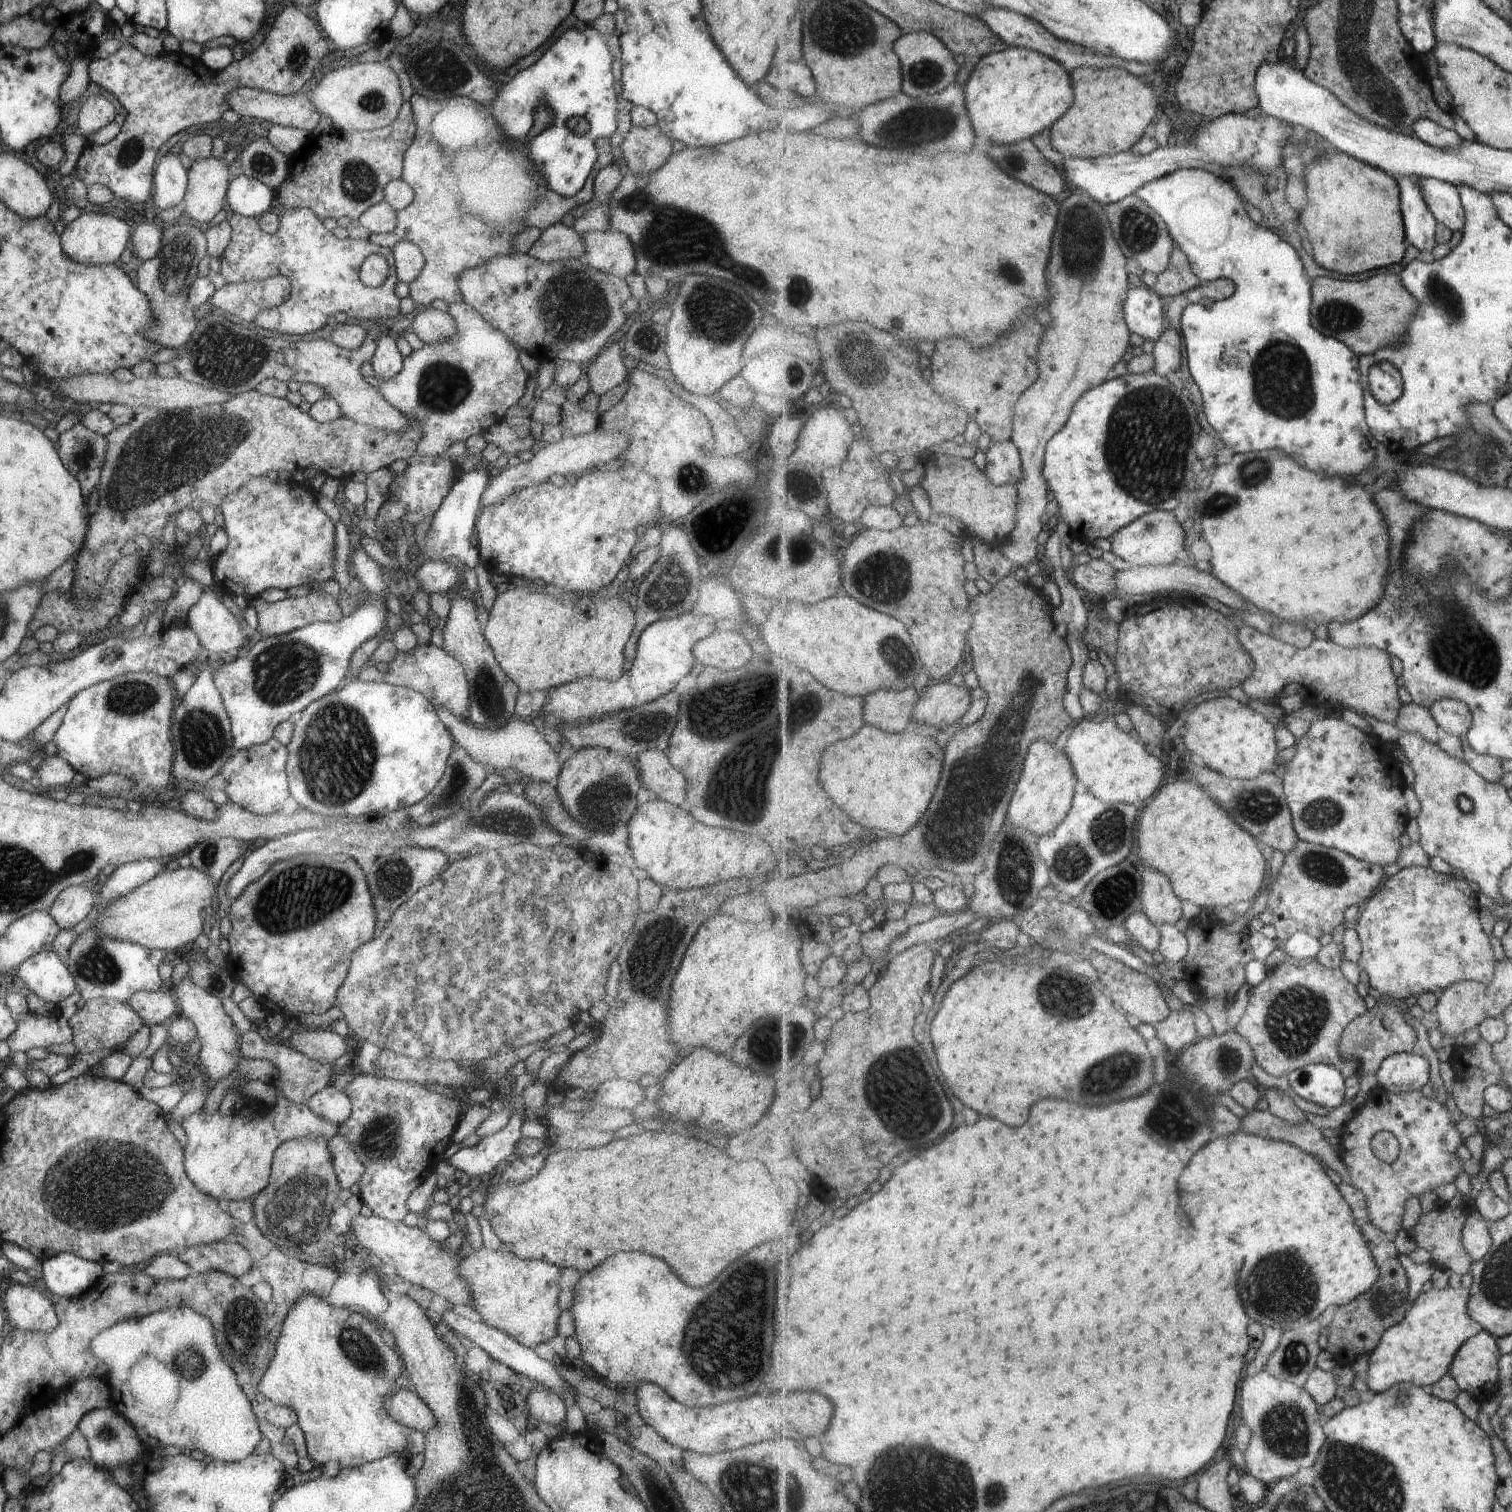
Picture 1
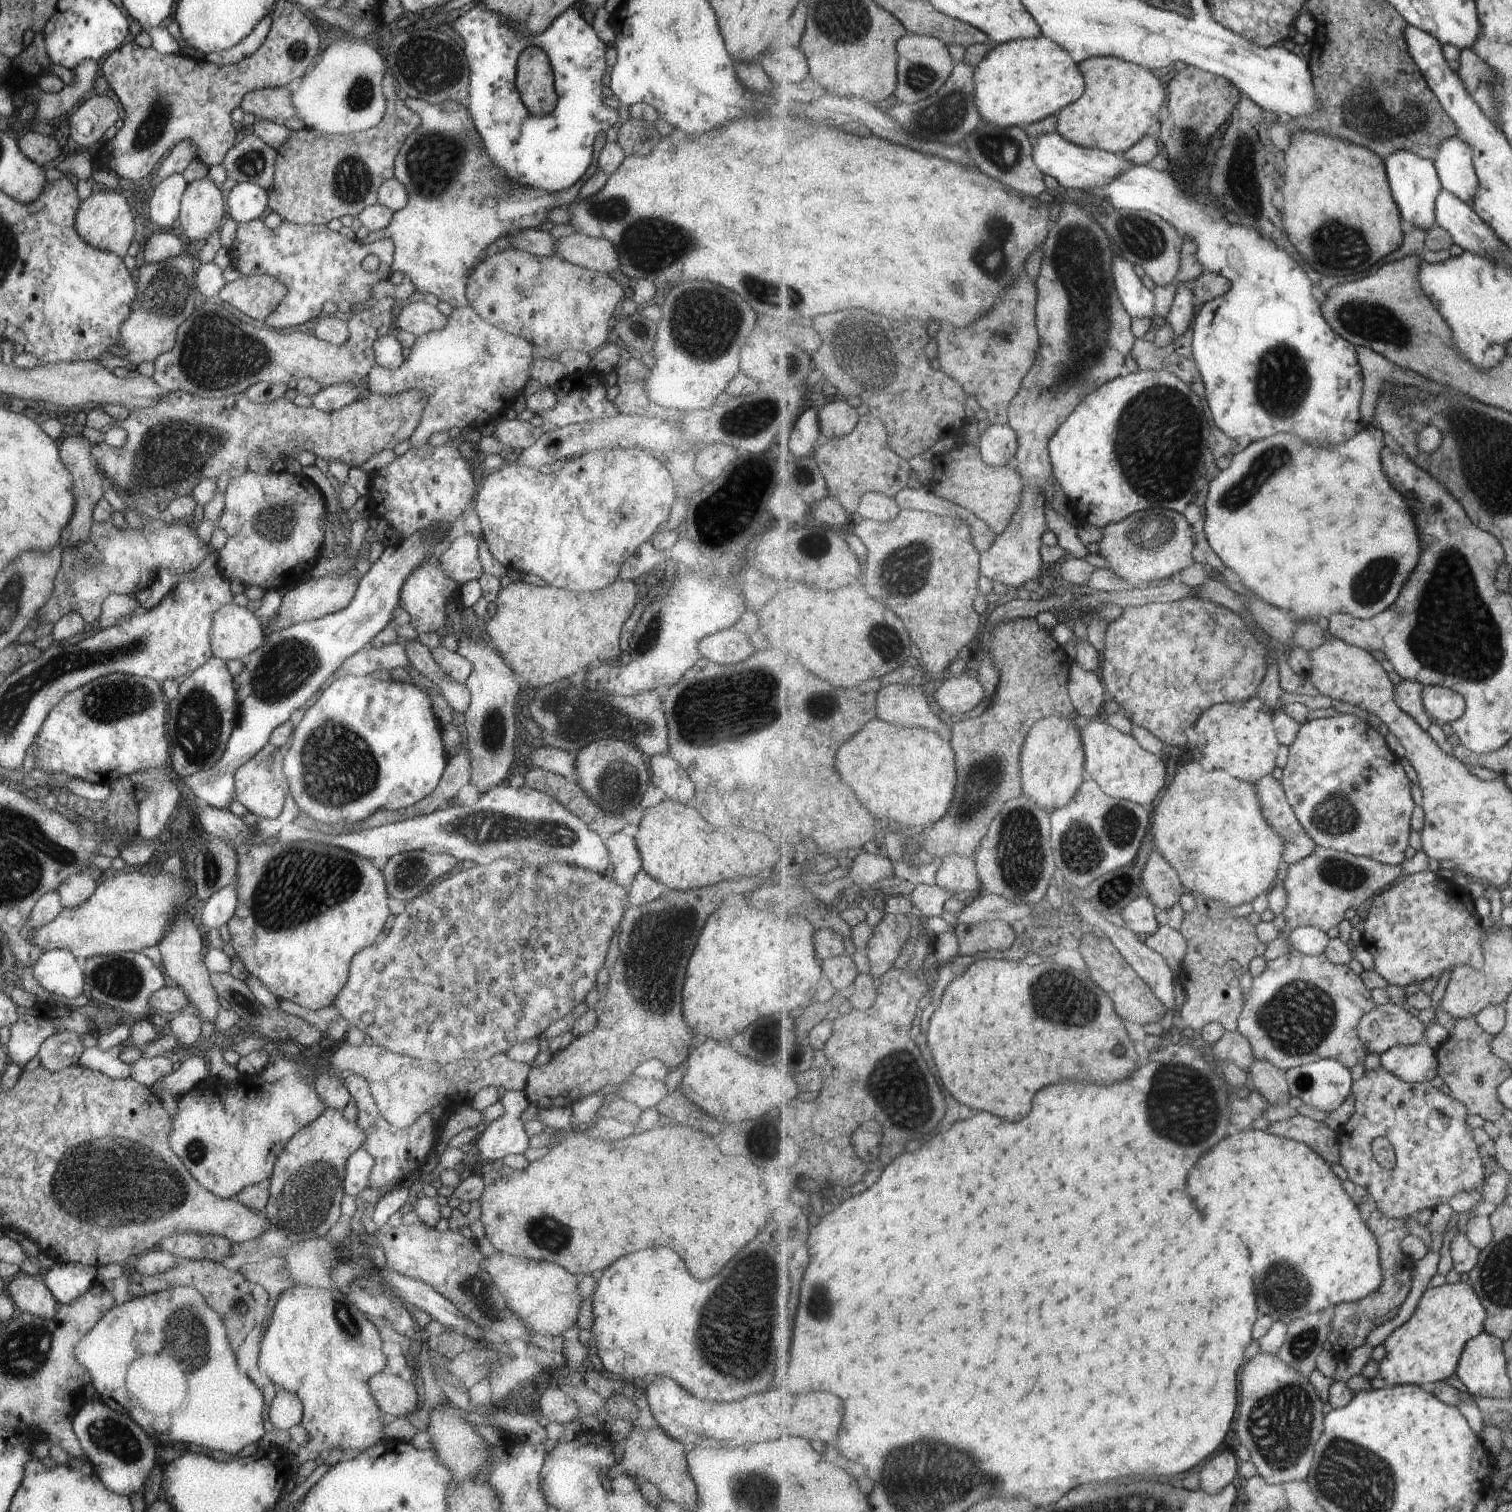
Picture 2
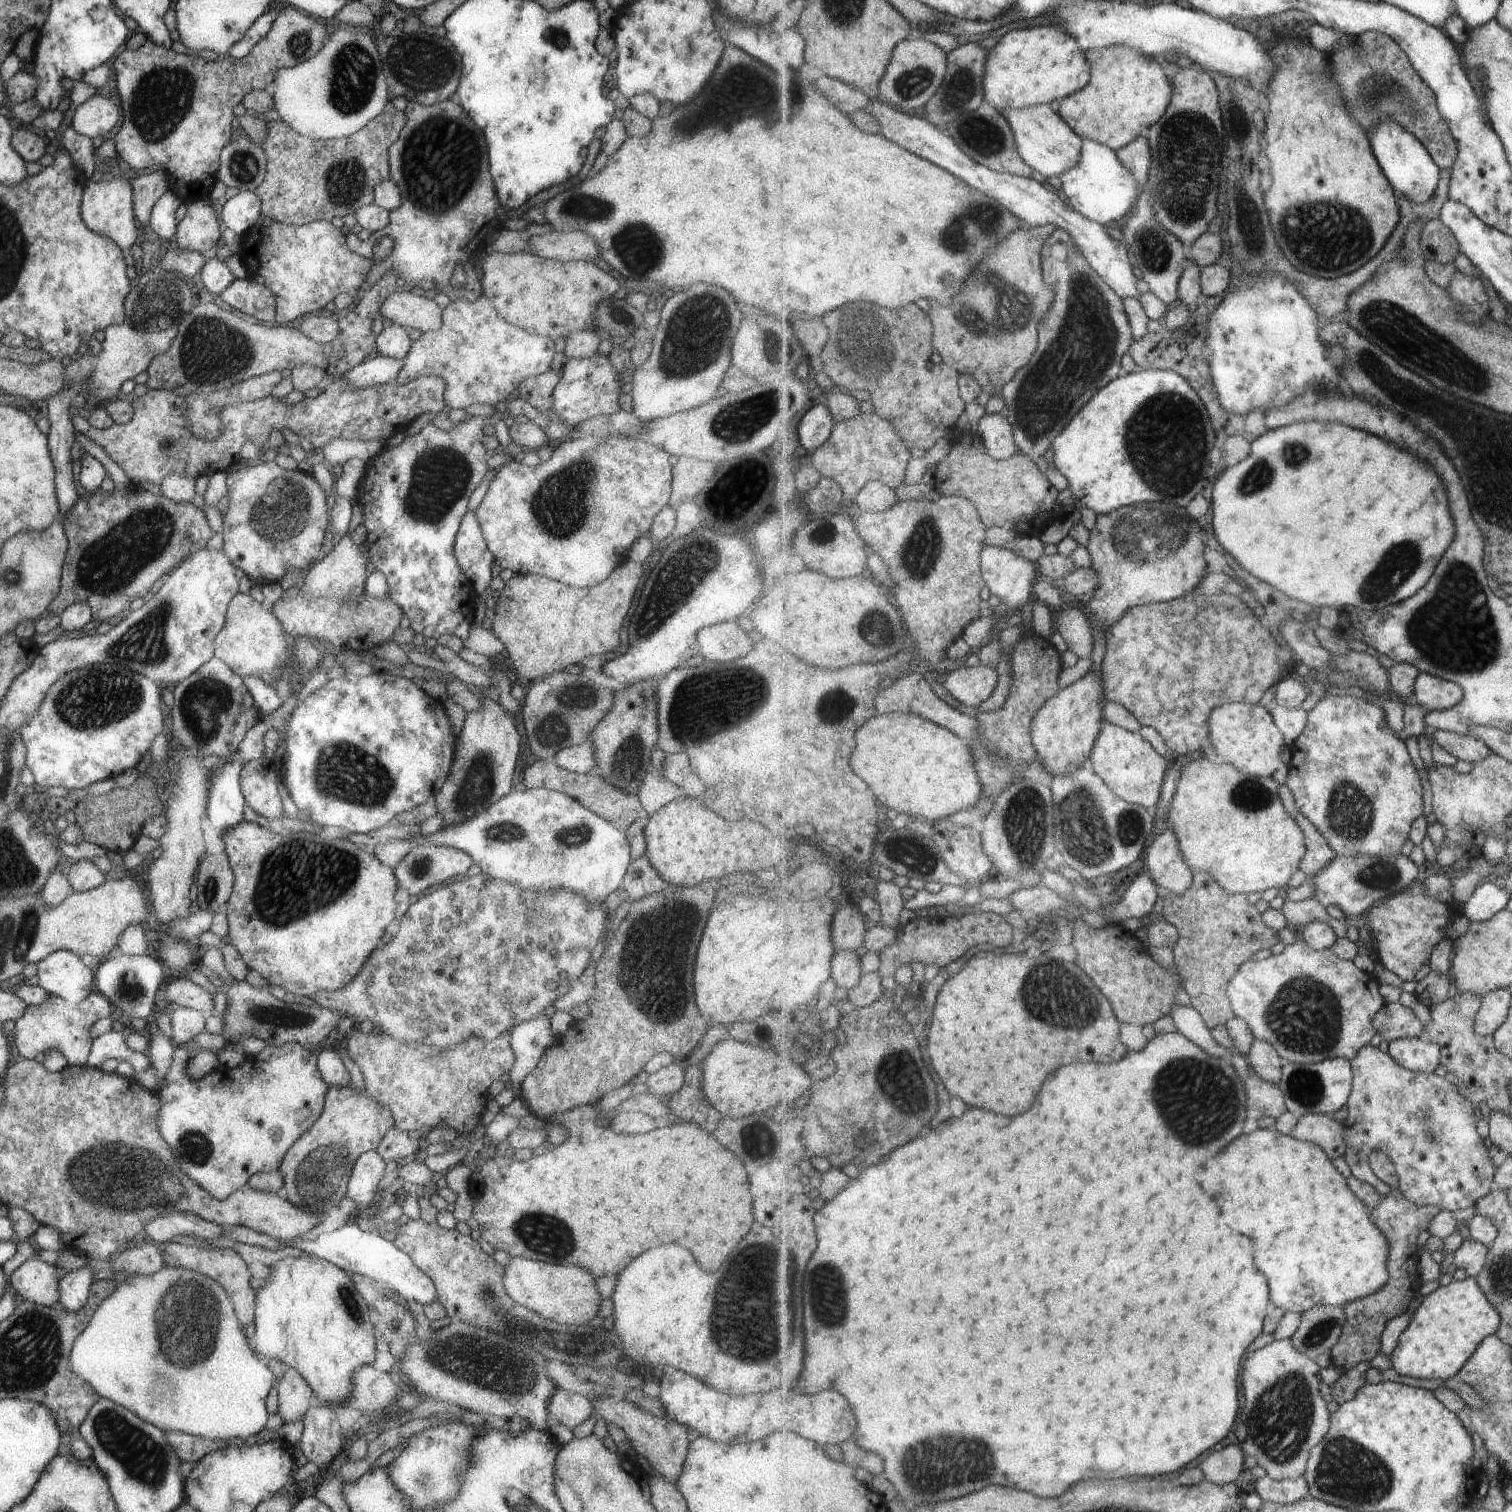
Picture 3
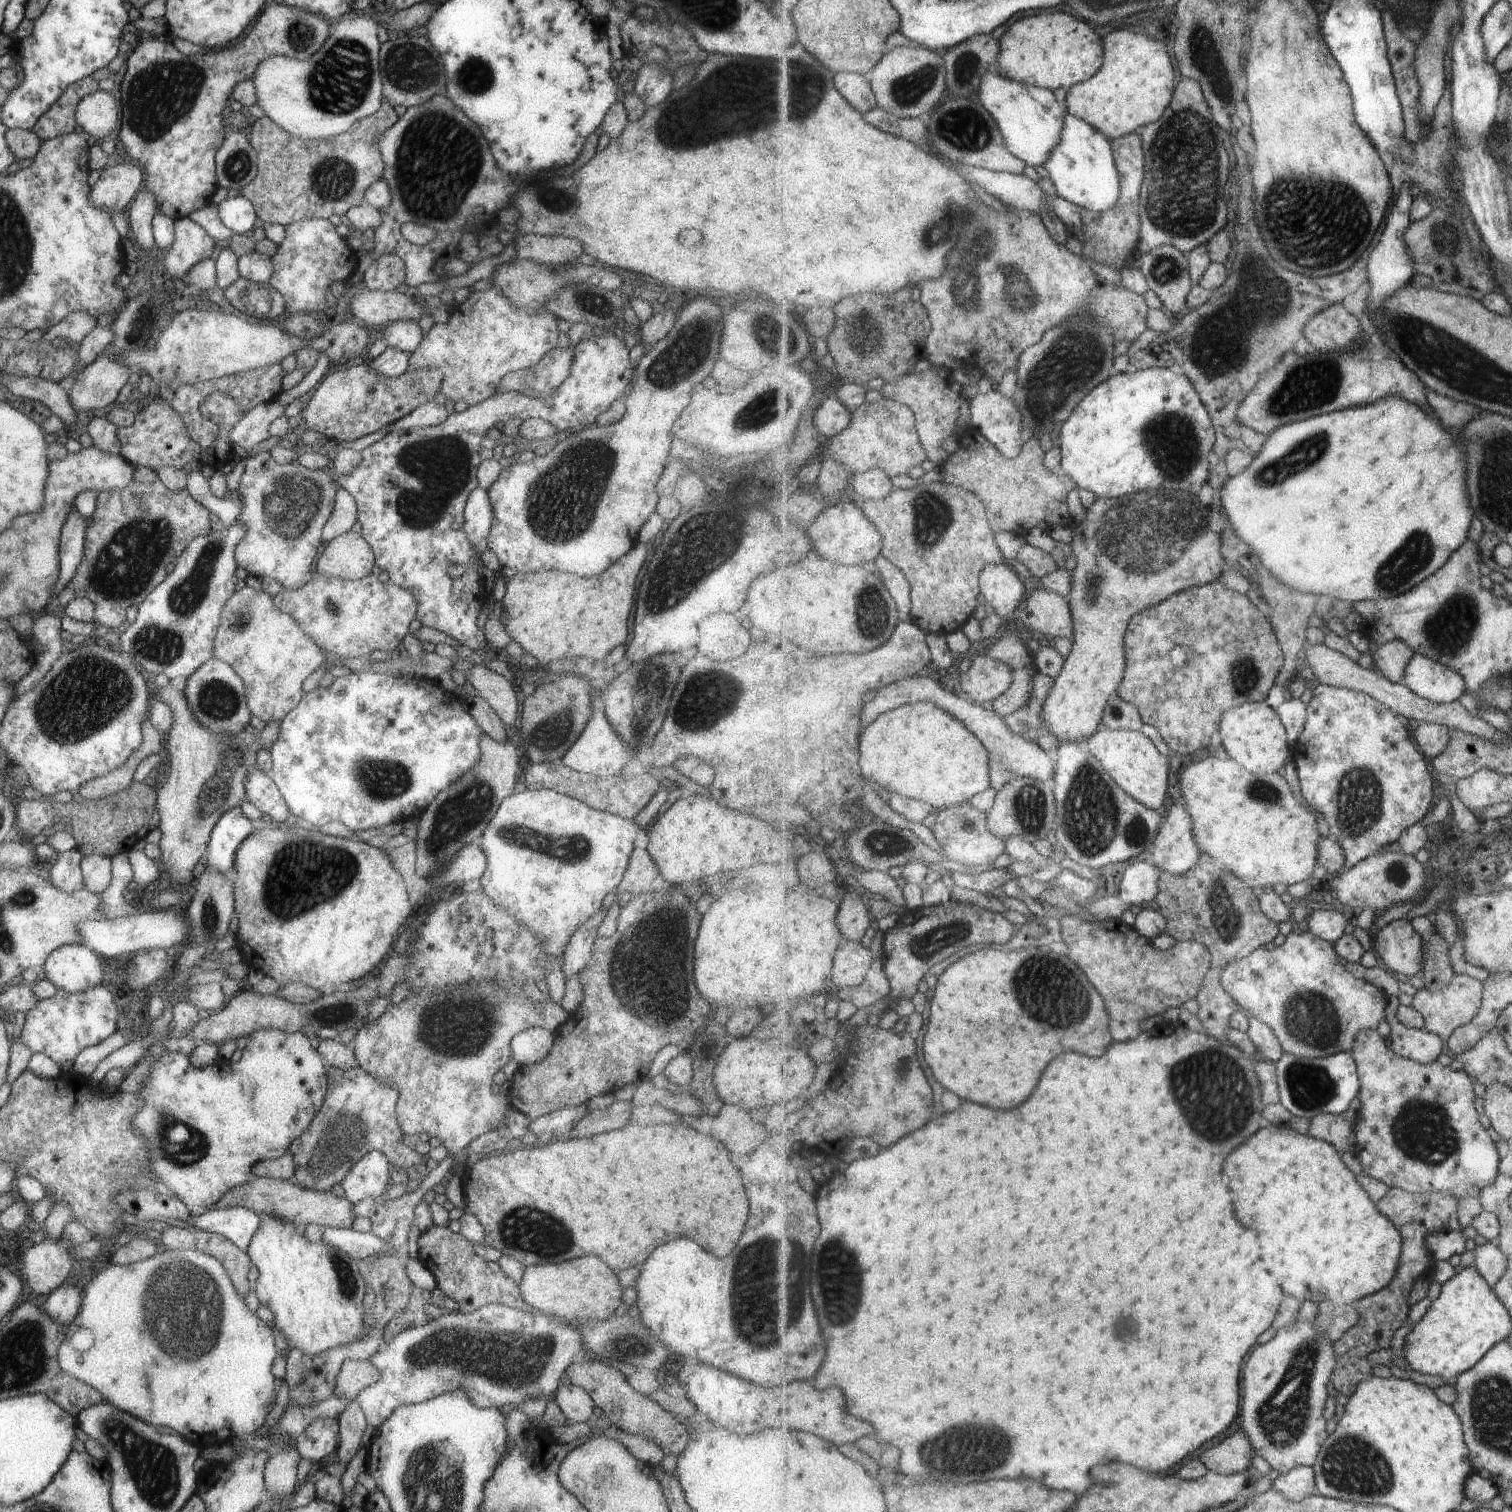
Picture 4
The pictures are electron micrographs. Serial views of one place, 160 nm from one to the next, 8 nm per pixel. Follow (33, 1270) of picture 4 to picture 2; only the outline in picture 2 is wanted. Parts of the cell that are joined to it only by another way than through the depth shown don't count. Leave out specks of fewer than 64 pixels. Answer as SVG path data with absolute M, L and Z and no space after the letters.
M41 1273L13 1278L5 1290L15 1311L25 1311L41 1319L50 1319L55 1312L55 1300L41 1279Z

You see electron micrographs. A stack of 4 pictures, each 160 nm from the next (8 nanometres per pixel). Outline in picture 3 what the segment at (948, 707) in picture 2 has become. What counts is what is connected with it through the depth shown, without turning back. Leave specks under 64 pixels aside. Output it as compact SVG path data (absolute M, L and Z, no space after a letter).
M980 664L976 668L961 668L941 677L946 692L964 707L979 708L995 691L998 673Z

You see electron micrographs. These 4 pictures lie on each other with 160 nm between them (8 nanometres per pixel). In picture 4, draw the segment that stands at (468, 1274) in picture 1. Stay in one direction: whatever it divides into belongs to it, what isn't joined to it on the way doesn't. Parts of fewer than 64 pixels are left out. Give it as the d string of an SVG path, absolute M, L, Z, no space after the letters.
M581 1256L561 1264L524 1266L517 1286L523 1302L535 1311L572 1323L605 1320L613 1316L613 1311L620 1303L622 1289L613 1270L595 1256Z

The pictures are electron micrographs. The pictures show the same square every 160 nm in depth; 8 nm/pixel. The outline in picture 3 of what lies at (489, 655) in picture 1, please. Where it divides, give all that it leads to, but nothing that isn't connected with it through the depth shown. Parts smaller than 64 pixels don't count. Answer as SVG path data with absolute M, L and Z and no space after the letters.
M484 696L481 698L479 710L473 710L465 716L463 727L456 736L455 750L453 760L449 768L445 782L437 792L435 792L435 817L433 823L439 830L451 824L463 824L471 816L477 816L485 808L489 808L493 802L501 799L501 796L509 794L512 791L511 779L516 769L515 762L519 756L520 738L517 734L512 715L505 714L501 706Z

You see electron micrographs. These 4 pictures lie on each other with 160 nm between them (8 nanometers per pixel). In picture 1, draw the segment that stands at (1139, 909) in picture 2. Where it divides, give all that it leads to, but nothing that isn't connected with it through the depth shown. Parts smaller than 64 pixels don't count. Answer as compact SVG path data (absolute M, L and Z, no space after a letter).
M1141 910L1134 912L1126 920L1126 931L1136 944L1150 954L1160 950L1162 936L1158 926Z

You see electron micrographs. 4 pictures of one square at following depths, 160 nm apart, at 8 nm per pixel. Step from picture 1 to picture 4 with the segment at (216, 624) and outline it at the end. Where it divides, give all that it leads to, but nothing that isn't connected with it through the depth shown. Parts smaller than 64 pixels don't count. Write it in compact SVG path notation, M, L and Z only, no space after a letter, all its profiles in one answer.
M247 586L233 591L233 594L225 601L220 612L220 622L212 639L212 656L228 663L239 675L244 684L244 698L249 712L265 723L270 720L280 721L301 698L302 682L331 658L316 646L291 616L274 607L272 596Z

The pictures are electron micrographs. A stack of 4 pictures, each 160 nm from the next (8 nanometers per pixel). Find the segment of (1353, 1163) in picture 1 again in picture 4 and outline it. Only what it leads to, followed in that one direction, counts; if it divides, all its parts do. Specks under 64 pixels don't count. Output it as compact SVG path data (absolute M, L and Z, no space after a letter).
M1365 1029L1356 1036L1352 1055L1361 1078L1358 1098L1361 1108L1353 1122L1357 1136L1357 1152L1365 1175L1385 1182L1390 1188L1401 1188L1413 1194L1425 1192L1453 1192L1453 1196L1480 1196L1484 1188L1492 1187L1499 1176L1501 1164L1498 1146L1490 1130L1481 1124L1475 1108L1472 1077L1467 1072L1451 1070L1447 1066L1420 1064L1399 1056L1376 1029Z

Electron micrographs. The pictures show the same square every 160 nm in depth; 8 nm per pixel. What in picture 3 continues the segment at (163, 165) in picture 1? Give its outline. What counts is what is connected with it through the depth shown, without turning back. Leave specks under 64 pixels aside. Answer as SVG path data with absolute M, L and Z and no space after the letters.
M168 188L157 198L150 212L148 226L159 239L170 239L175 235L178 220L175 218L175 210L182 204L181 198L175 196L175 192Z

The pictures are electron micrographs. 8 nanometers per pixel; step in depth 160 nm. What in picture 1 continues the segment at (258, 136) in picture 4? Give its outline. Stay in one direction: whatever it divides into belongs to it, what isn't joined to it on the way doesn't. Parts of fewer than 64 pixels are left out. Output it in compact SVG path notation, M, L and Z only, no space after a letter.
M401 103L397 116L384 127L370 131L344 134L335 129L310 139L287 158L288 174L278 189L276 197L287 209L308 208L321 220L347 216L357 220L367 208L384 197L383 188L402 173L402 156L413 142L416 133L411 103Z

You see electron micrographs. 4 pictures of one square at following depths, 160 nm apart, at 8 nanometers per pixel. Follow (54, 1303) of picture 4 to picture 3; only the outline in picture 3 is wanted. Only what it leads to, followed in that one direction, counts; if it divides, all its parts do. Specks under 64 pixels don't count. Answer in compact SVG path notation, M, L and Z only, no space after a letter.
M79 1268L61 1272L57 1282L58 1300L60 1308L67 1312L77 1312L88 1298L89 1286L97 1277L89 1268Z

